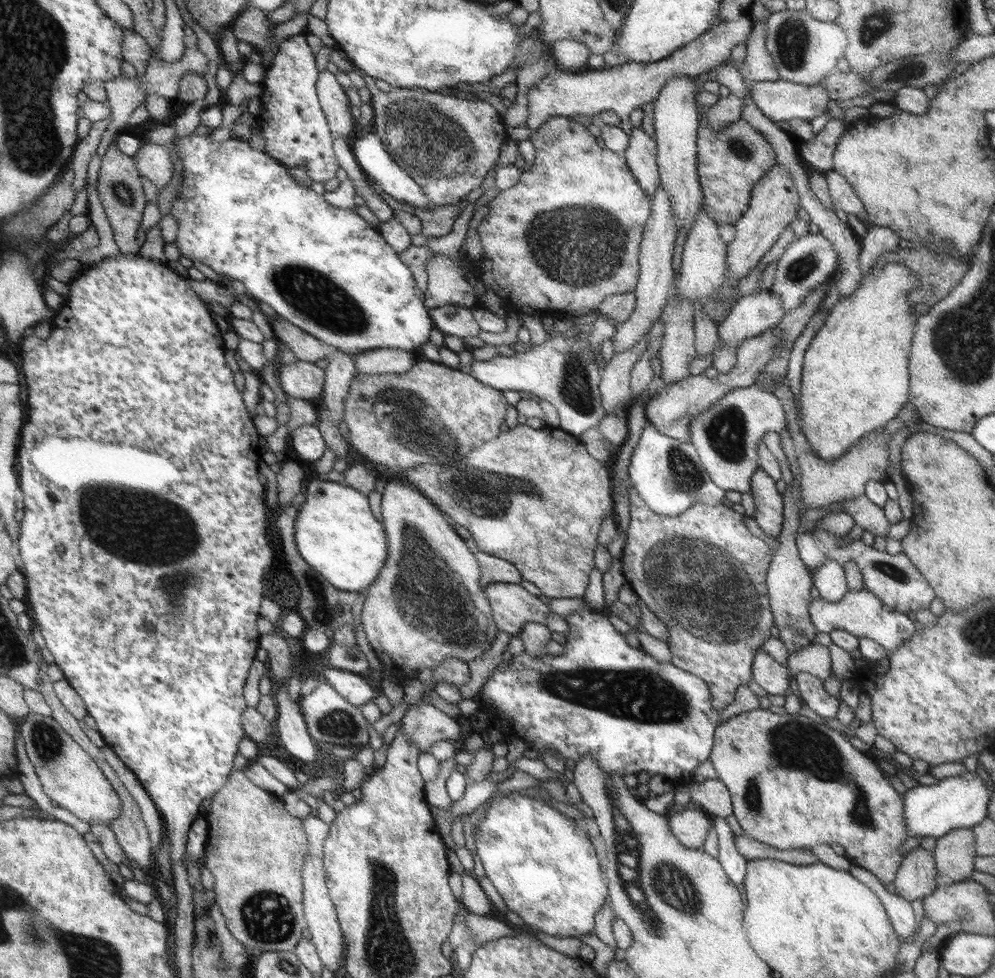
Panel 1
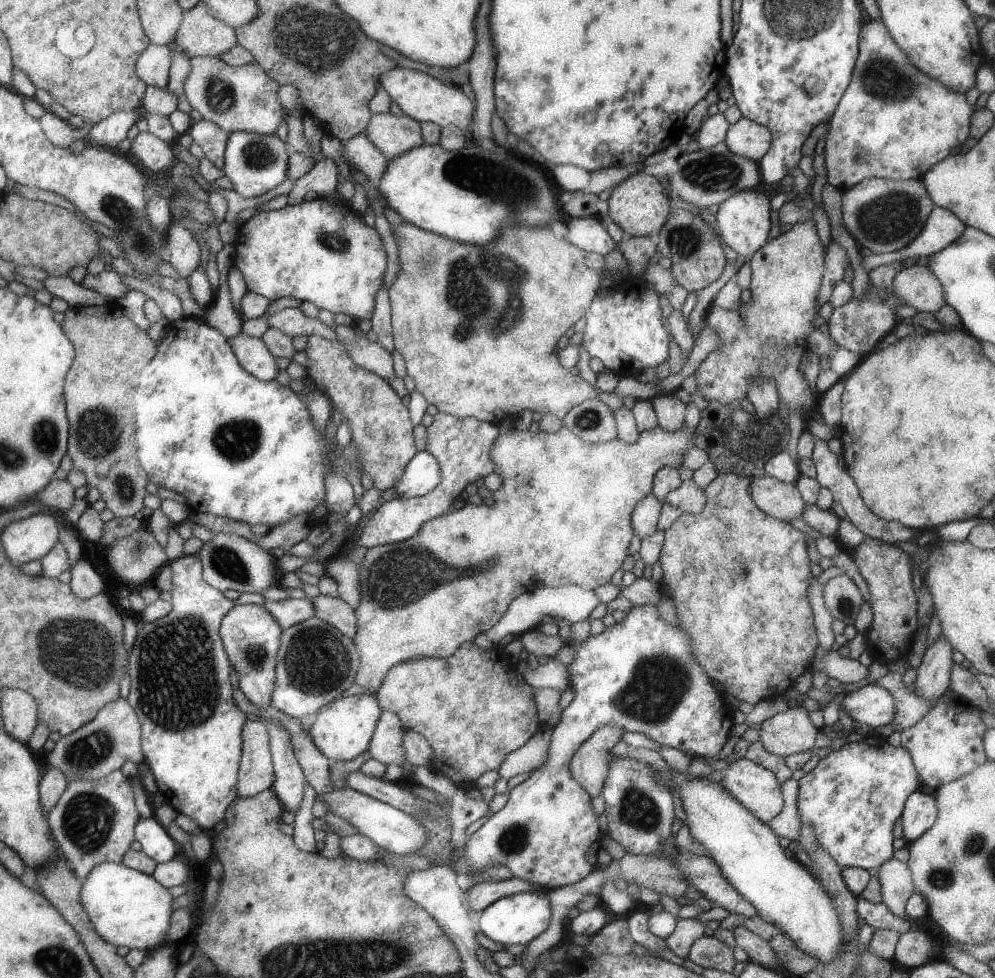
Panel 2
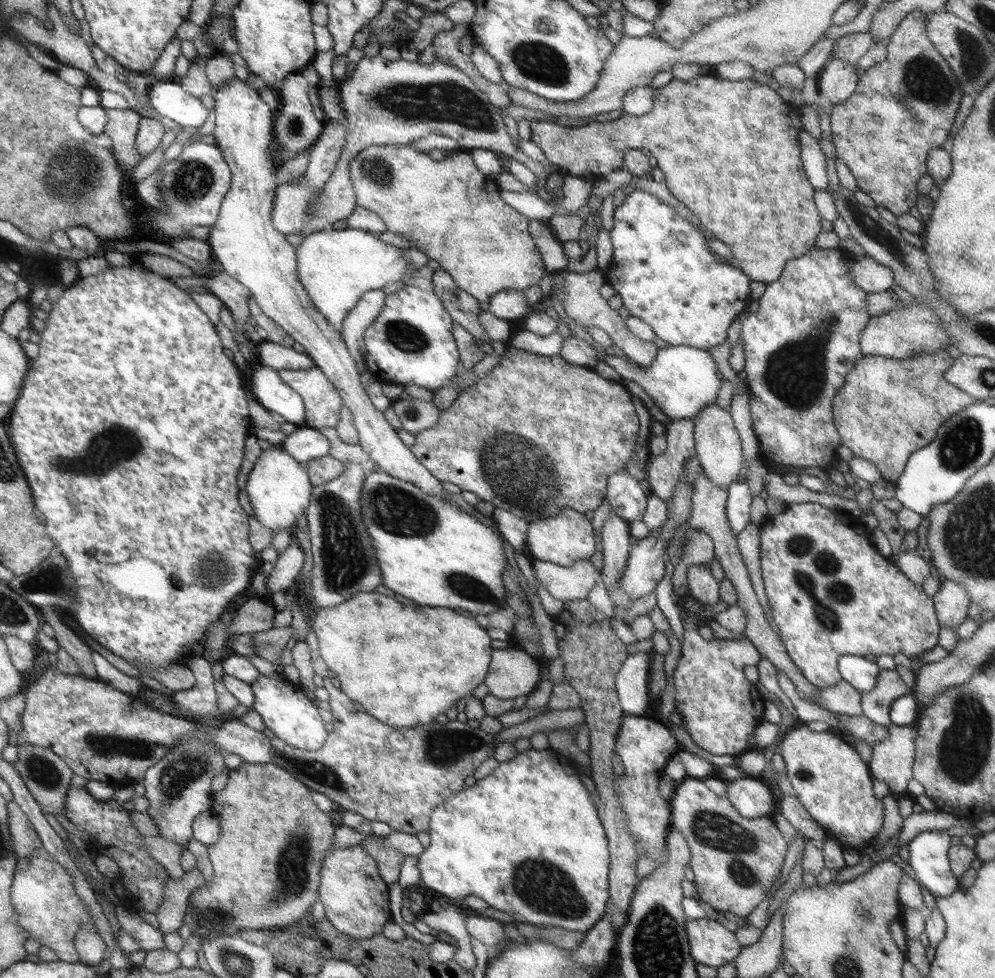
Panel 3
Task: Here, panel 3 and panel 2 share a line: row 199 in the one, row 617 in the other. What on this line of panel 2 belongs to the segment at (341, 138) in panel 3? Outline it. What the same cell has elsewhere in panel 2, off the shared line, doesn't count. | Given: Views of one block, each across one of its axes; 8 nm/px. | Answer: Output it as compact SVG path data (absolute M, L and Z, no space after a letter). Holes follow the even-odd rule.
M310 597L301 599L289 598L288 600L264 600L262 606L272 613L272 616L276 618L283 630L314 617L314 612L316 612Z

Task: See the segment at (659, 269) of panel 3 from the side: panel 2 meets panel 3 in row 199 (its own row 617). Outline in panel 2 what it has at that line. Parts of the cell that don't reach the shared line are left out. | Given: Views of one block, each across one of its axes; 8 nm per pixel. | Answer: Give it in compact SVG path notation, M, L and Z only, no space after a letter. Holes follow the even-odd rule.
M656 604L634 606L623 622L616 622L614 626L606 627L604 632L596 636L590 635L581 642L572 637L572 623L558 619L557 624L557 635L562 638L564 646L575 652L572 663L567 666L575 697L562 711L560 722L554 727L548 750L550 758L532 771L524 782L510 790L504 808L490 816L464 845L468 878L490 864L504 864L511 869L514 877L551 890L580 882L592 874L598 864L596 858L600 850L600 828L596 822L598 814L592 808L590 794L572 776L570 763L575 752L598 728L618 724L628 732L642 733L661 746L677 748L692 758L718 756L730 734L734 720L732 710L710 684L710 676L704 672L703 665L692 652L692 640L688 632L663 620Z

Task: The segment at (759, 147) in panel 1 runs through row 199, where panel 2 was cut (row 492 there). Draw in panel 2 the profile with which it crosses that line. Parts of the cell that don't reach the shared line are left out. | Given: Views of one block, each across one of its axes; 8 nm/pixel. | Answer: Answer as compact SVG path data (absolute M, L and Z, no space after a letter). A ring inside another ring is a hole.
M719 474L705 489L707 495L707 507L700 514L682 513L674 524L665 530L665 539L660 553L660 564L663 568L663 577L660 589L663 597L671 598L678 612L680 627L688 632L692 640L692 652L703 665L704 672L712 677L716 684L724 688L725 694L730 694L739 702L756 704L764 699L770 699L776 695L784 695L788 688L796 683L796 678L804 672L811 670L812 660L819 646L813 608L808 600L808 586L812 582L810 574L810 558L808 558L808 538L801 530L794 528L790 523L778 520L759 508L759 505L751 497L752 477L735 474Z

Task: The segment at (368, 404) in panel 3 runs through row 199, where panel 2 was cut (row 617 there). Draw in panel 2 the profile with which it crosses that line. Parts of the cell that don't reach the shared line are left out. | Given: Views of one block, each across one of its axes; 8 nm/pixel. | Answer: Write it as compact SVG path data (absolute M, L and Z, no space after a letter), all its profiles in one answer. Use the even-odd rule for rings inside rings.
M235 605L220 624L220 636L227 645L232 666L237 668L240 676L239 689L258 709L271 706L272 690L276 682L276 663L283 636L283 628L276 618L262 605Z

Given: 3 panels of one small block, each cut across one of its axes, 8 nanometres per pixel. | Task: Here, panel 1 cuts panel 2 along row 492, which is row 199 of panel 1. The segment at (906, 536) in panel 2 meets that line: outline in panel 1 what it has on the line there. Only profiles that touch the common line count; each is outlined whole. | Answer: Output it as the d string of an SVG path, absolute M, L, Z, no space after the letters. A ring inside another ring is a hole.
M829 171L824 174L833 200L833 210L842 209L847 214L865 212L865 204L859 199L855 188L844 175Z

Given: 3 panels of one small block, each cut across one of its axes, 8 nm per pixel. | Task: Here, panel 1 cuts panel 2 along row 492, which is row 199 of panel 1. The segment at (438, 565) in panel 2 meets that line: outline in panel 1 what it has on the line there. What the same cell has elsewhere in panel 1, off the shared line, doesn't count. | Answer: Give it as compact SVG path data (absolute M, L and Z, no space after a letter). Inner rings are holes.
M552 117L549 118L539 129L532 131L529 140L535 148L535 160L532 169L529 172L523 172L520 180L510 188L501 190L493 201L490 202L490 212L484 216L481 223L475 228L479 236L482 252L477 259L465 258L460 254L458 260L467 262L466 270L469 270L482 282L486 290L502 295L509 299L514 308L524 308L529 306L542 316L553 316L555 319L562 319L570 323L571 317L579 316L581 310L598 310L600 304L607 296L613 294L633 293L639 284L639 252L642 250L643 232L650 218L651 199L644 194L642 188L635 179L635 174L628 170L626 160L620 158L617 152L614 152L601 145L599 138L592 135L589 128L582 123L570 119L570 117Z

